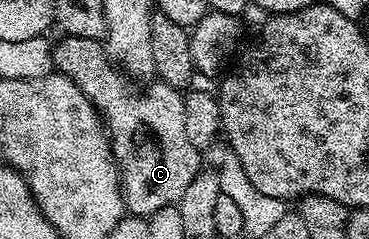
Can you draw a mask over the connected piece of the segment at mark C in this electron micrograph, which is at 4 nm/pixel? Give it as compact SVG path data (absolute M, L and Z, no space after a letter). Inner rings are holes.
M62 36L62 37L59 37L59 39L60 39L59 42L55 41L53 43L53 46L52 46L52 49L54 51L53 69L55 71L57 71L57 73L63 74L64 76L68 76L69 78L71 78L71 80L73 80L73 82L76 84L76 88L80 88L80 92L84 92L84 96L88 96L88 100L98 110L98 113L99 113L99 115L100 115L100 117L101 117L101 119L102 119L102 121L105 125L106 133L110 135L110 151L112 151L113 154L114 154L114 163L118 165L118 176L122 180L122 196L123 196L123 199L124 199L125 209L127 211L129 211L129 213L131 213L131 214L137 214L139 216L149 216L151 214L155 214L155 212L157 210L159 210L160 208L164 208L165 206L175 205L180 200L180 196L184 196L184 192L187 190L188 184L192 184L192 180L196 180L196 176L198 175L199 170L203 169L203 166L204 166L203 155L200 153L200 151L198 151L196 149L196 147L194 147L192 145L192 143L190 141L188 141L188 135L186 135L186 131L184 129L184 94L183 94L183 91L181 89L179 89L179 87L169 86L167 82L159 82L157 80L151 81L149 84L146 84L146 85L151 84L151 86L146 86L146 87L143 88L143 90L137 90L137 88L134 87L134 86L137 86L137 85L134 85L126 77L126 75L123 74L121 70L117 69L115 67L114 63L110 61L110 56L109 56L109 54L106 53L106 47L105 47L105 45L103 45L103 43L101 41L95 40L93 38L71 38L69 36ZM150 134L151 134L152 137L154 137L154 146L158 150L150 150Z

